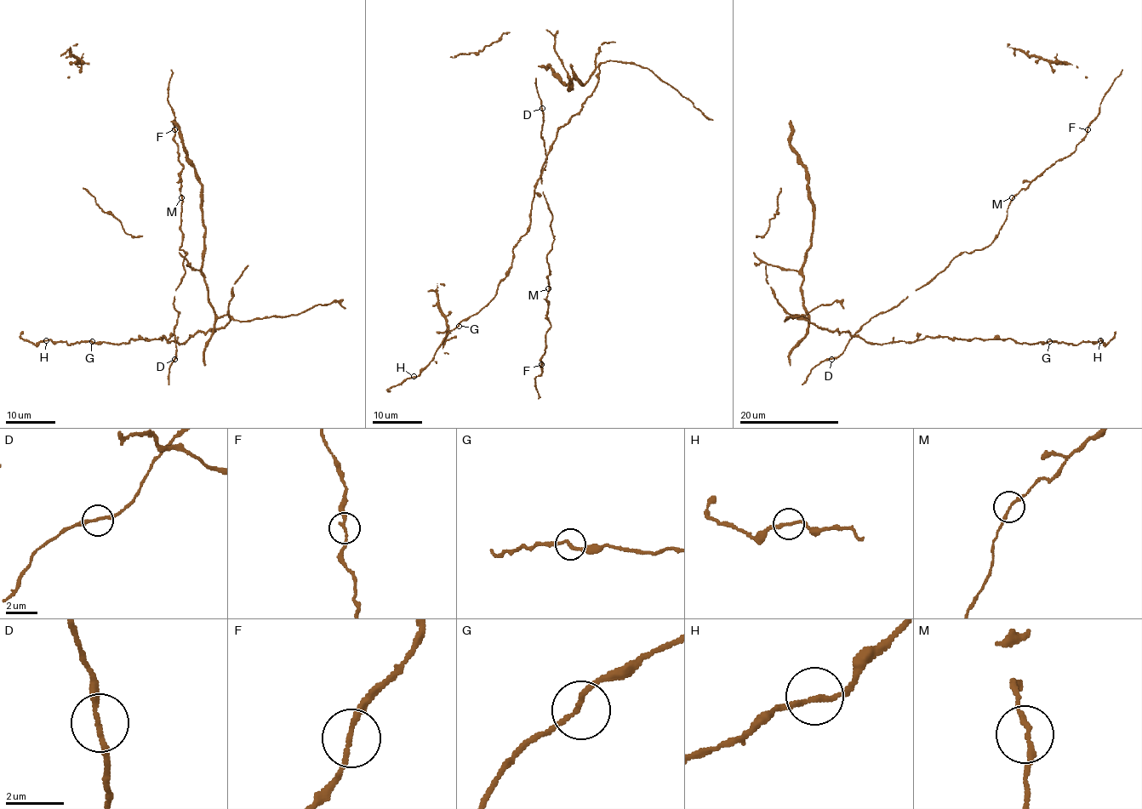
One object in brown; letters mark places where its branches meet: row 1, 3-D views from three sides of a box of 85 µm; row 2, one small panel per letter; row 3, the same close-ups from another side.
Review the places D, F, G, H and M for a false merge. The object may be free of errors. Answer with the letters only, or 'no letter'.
no letter

